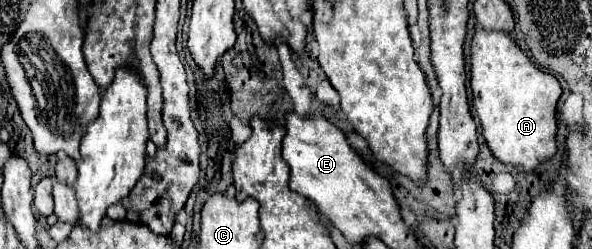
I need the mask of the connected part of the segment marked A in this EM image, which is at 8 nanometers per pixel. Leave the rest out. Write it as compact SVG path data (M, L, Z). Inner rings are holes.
M483 28L475 32L471 42L471 90L483 136L501 162L519 164L525 172L533 172L539 162L555 154L555 106L561 84L553 74L535 68L511 34Z

